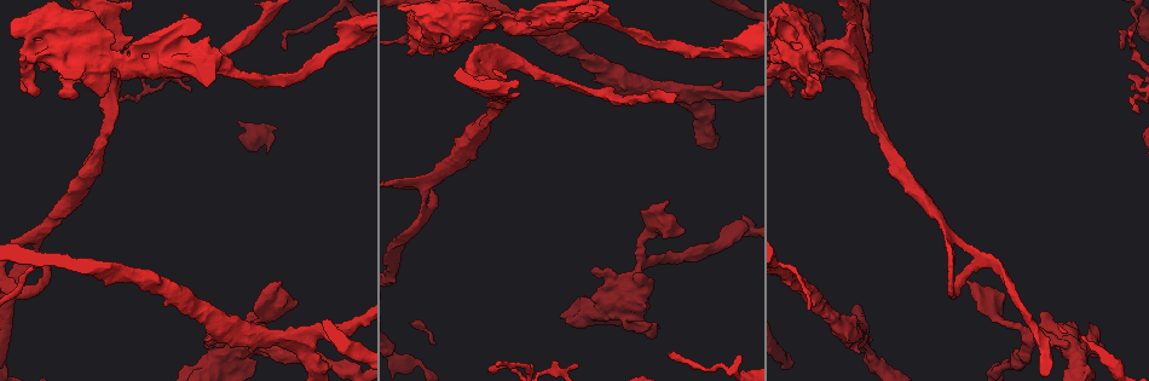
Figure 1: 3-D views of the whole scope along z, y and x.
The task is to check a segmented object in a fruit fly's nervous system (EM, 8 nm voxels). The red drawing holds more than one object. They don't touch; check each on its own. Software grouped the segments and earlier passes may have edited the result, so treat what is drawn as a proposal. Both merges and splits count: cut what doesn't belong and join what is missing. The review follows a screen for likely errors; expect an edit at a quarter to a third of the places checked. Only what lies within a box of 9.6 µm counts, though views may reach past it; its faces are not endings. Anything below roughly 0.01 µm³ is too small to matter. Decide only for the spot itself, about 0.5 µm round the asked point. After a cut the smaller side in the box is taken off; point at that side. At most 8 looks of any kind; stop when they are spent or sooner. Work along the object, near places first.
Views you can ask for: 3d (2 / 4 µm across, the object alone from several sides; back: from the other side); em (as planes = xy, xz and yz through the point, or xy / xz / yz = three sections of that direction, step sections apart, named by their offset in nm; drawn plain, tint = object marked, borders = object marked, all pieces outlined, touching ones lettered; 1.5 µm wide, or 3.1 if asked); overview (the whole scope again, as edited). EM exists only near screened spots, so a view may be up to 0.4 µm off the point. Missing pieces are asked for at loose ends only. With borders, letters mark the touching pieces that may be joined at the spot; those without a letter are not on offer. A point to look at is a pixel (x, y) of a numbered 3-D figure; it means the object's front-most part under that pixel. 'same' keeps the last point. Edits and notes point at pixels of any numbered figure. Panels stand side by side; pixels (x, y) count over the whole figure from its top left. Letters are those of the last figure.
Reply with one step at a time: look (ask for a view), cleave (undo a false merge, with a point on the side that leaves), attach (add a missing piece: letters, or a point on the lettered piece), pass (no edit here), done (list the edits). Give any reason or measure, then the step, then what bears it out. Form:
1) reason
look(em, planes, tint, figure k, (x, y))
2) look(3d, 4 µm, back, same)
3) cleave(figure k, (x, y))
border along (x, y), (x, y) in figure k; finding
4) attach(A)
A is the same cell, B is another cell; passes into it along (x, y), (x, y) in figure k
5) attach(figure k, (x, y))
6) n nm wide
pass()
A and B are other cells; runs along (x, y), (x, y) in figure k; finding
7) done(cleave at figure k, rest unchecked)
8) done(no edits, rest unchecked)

sharp bend
look(3d, 2 µm, figure 1, (119, 99))

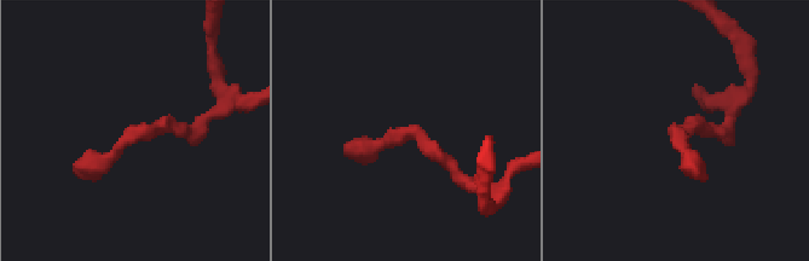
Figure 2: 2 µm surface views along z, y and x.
shape alone is not enough
look(em, yz, step 8, tint, figure 2, (134, 133))

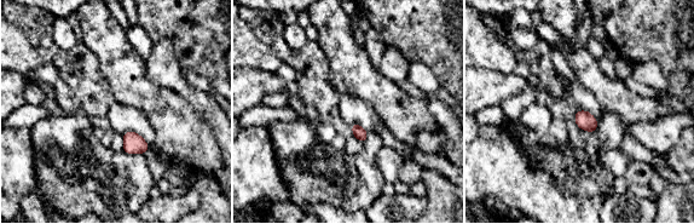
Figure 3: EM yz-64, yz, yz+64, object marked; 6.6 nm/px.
look(em, xy, step 4, borders, same)

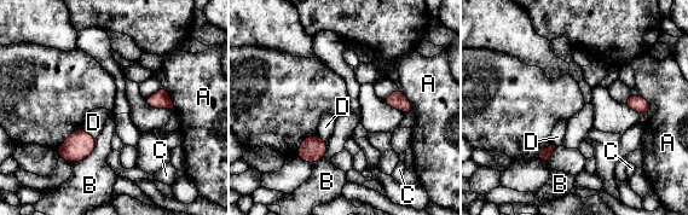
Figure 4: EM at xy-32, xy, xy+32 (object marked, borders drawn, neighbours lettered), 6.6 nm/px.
B touches over 200 nm
pass()
A, B, C and D are other cells; one neuron here

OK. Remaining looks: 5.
tapers out
look(em, xz, step 4, borders, figure 1, (503, 361))

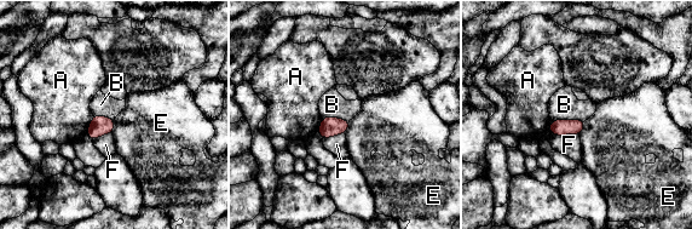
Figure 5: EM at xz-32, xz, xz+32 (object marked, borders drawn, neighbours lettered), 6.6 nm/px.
cut it another way
look(em, yz, step 4, borders, same)

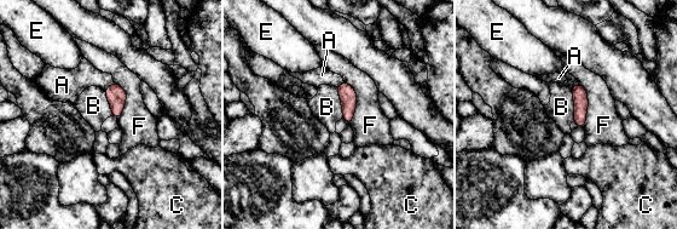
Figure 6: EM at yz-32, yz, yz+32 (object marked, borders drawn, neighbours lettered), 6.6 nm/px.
100 nm wide
pass()
A, B, C, E and F are other cells; runs along (578, 87), (580, 96), (580, 124) in figure 6; no lettered piece goes on from it

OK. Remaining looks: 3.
tapers out
look(em, yz, step 8, tint, figure 1, (672, 354))

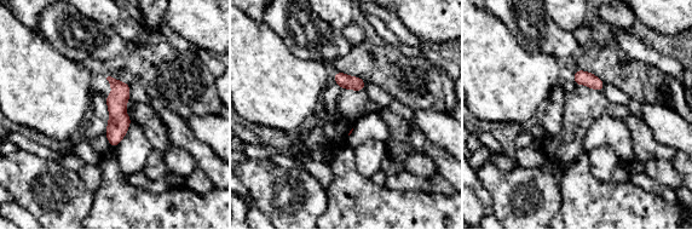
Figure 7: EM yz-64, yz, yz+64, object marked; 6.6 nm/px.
another direction
look(em, planes, borders, same)

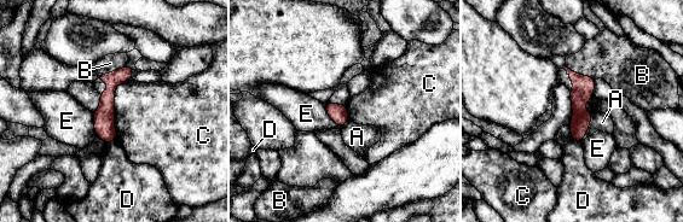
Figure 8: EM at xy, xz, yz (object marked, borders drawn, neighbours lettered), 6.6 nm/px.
pass()
A, B, C, D and E are other cells; runs along (129, 70), (106, 97), (106, 139) in figure 8; none of them fits

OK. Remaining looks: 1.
closes a loop
look(em, planes, borders, figure 1, (950, 295))

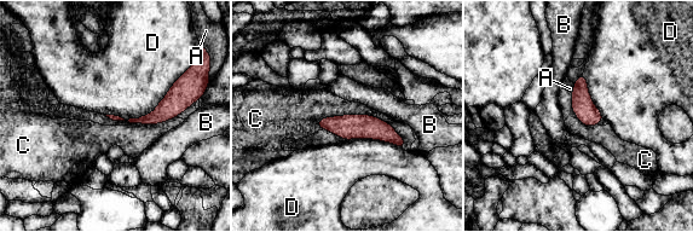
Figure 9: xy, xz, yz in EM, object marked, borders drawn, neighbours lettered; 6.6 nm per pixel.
D touches over 500 nm
pass()
A, B, C and D are other cells; runs along (321, 123), (376, 128), (402, 144) in figure 9; all the same neuron

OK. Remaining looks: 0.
done(no edits, rest unchecked)

